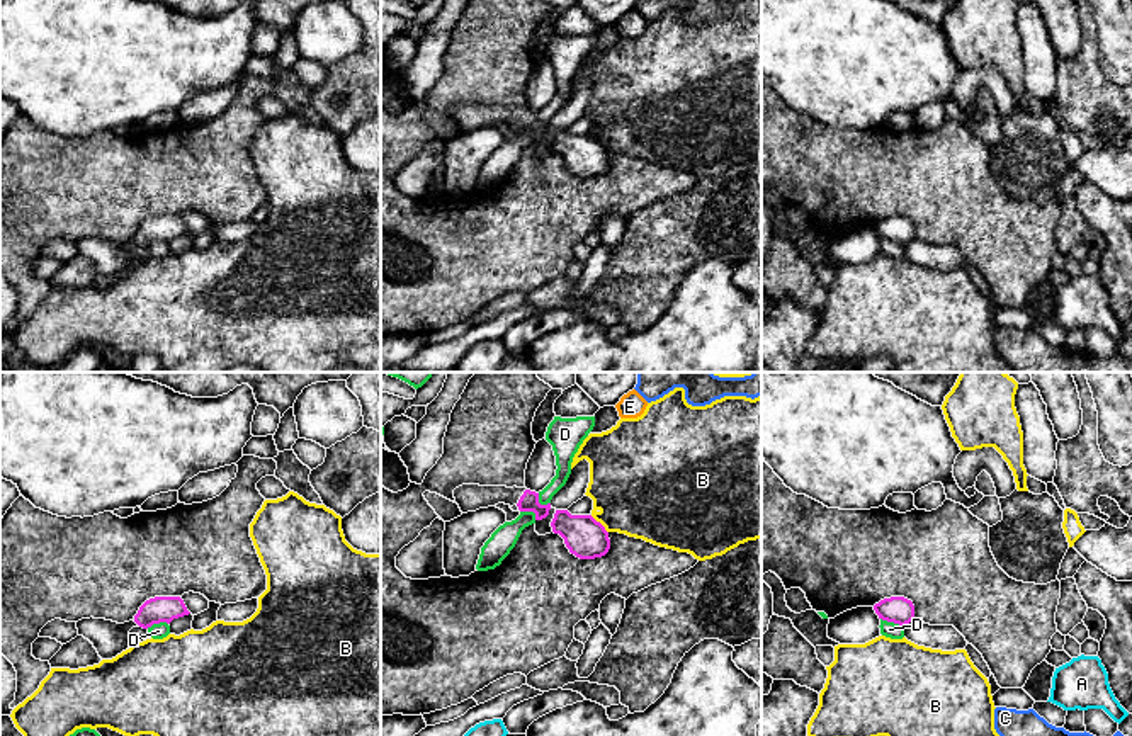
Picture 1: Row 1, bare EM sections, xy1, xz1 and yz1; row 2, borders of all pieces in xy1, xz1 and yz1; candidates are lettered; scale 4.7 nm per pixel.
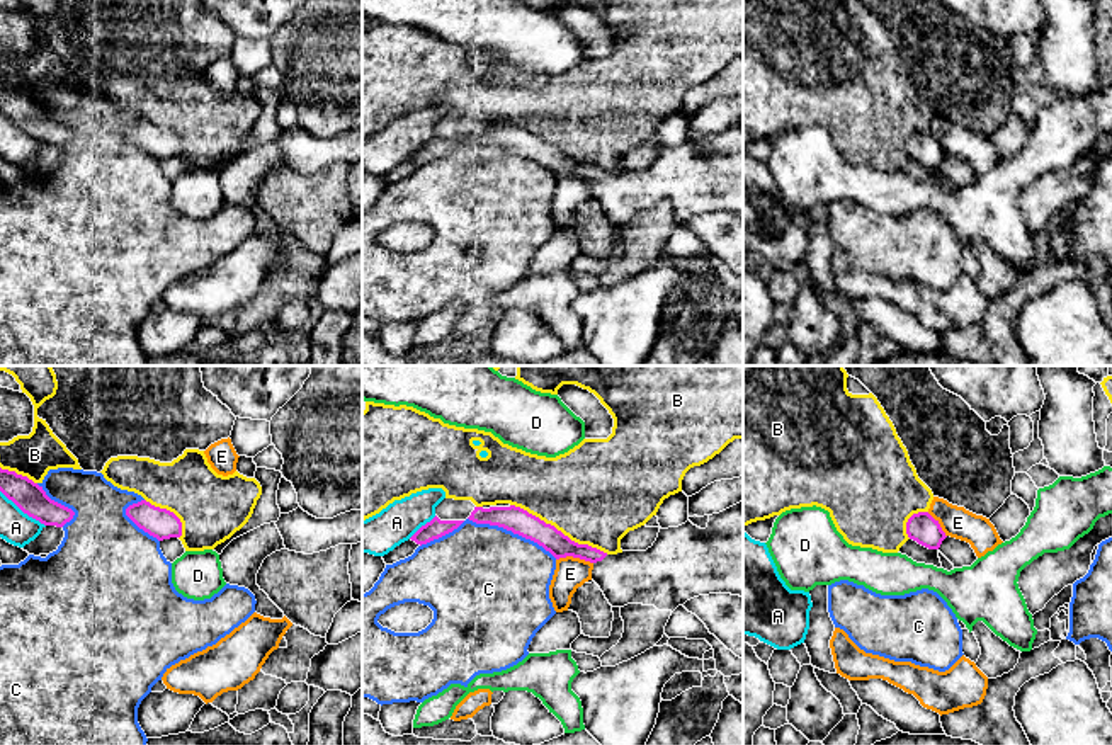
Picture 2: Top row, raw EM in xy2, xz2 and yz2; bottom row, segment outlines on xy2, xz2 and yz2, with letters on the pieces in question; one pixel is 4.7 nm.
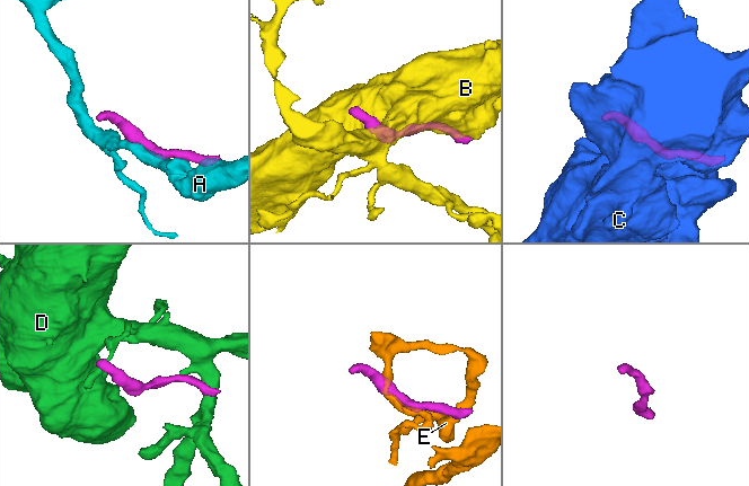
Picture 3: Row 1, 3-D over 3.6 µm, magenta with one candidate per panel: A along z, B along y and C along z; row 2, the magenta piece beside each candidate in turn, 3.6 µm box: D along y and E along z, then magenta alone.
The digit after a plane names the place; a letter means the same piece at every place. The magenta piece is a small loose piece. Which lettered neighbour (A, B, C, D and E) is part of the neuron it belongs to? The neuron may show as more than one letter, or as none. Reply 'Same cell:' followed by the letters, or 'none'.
Same cell: none

